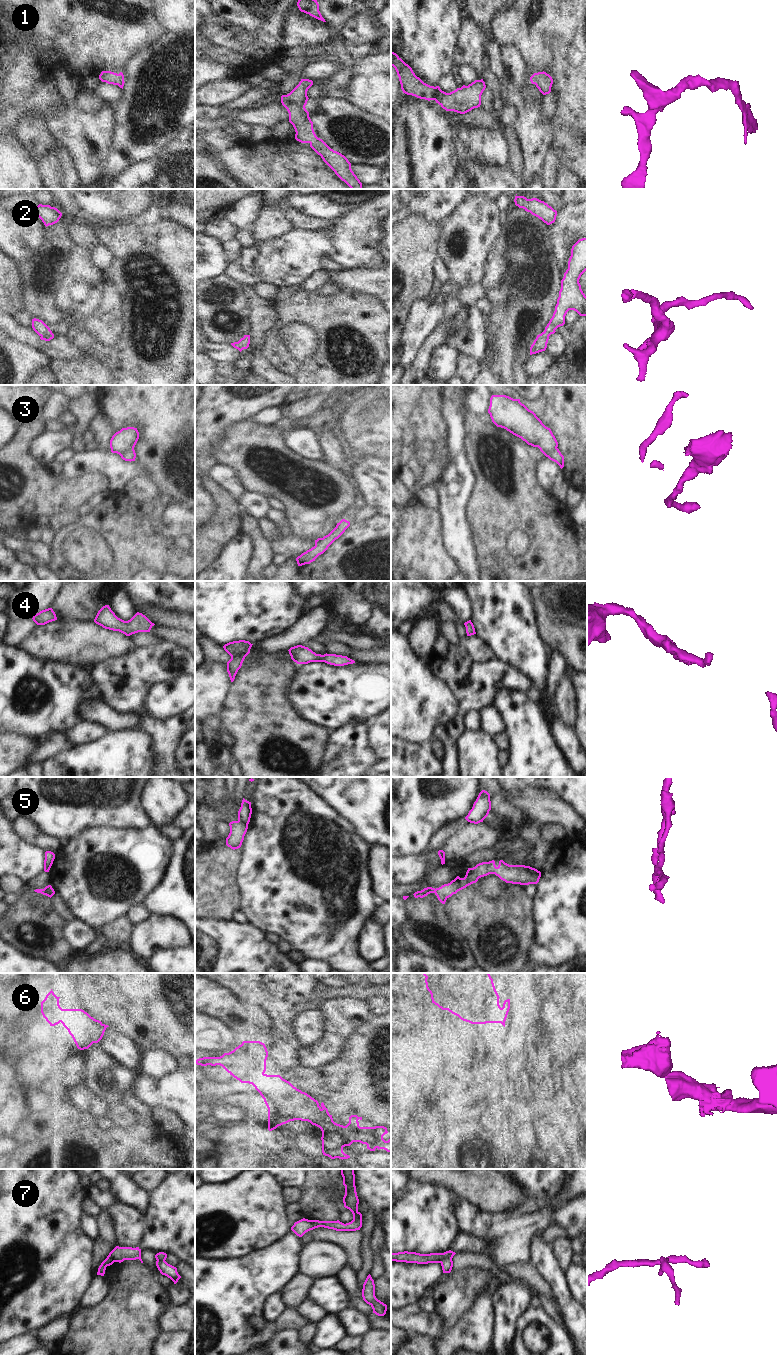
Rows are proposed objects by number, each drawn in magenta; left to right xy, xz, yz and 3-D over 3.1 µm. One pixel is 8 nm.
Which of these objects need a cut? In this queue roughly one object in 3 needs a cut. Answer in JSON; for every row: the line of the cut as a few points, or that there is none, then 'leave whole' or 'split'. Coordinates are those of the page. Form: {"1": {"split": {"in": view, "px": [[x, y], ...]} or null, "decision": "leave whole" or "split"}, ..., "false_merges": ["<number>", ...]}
{"1": {"split": null, "decision": "leave whole"}, "2": {"split": null, "decision": "leave whole"}, "3": {"split": {"in": "xy", "px": [[133, 448], [126, 449], [120, 455]]}, "decision": "split"}, "4": {"split": null, "decision": "leave whole"}, "5": {"split": {"in": "xz", "px": [[238, 820], [247, 825]]}, "decision": "split"}, "6": {"split": null, "decision": "leave whole"}, "7": {"split": {"in": "yz", "px": [[451, 1258], [445, 1258], [440, 1262]]}, "decision": "split"}, "false_merges": ["3", "5", "7"]}

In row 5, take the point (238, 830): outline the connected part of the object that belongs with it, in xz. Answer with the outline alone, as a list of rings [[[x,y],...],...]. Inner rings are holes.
[[[232,821],[229,823],[229,826],[230,833],[226,838],[226,845],[235,850],[241,847],[248,825],[245,825],[240,821]]]

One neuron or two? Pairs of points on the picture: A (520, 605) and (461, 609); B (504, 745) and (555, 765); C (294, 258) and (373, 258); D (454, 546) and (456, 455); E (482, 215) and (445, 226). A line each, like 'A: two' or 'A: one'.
A: two
B: two
C: one
D: one
E: one

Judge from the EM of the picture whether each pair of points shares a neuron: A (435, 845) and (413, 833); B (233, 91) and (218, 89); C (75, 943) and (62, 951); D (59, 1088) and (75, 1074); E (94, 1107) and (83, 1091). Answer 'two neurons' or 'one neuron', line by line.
A: two neurons
B: one neuron
C: two neurons
D: one neuron
E: one neuron

